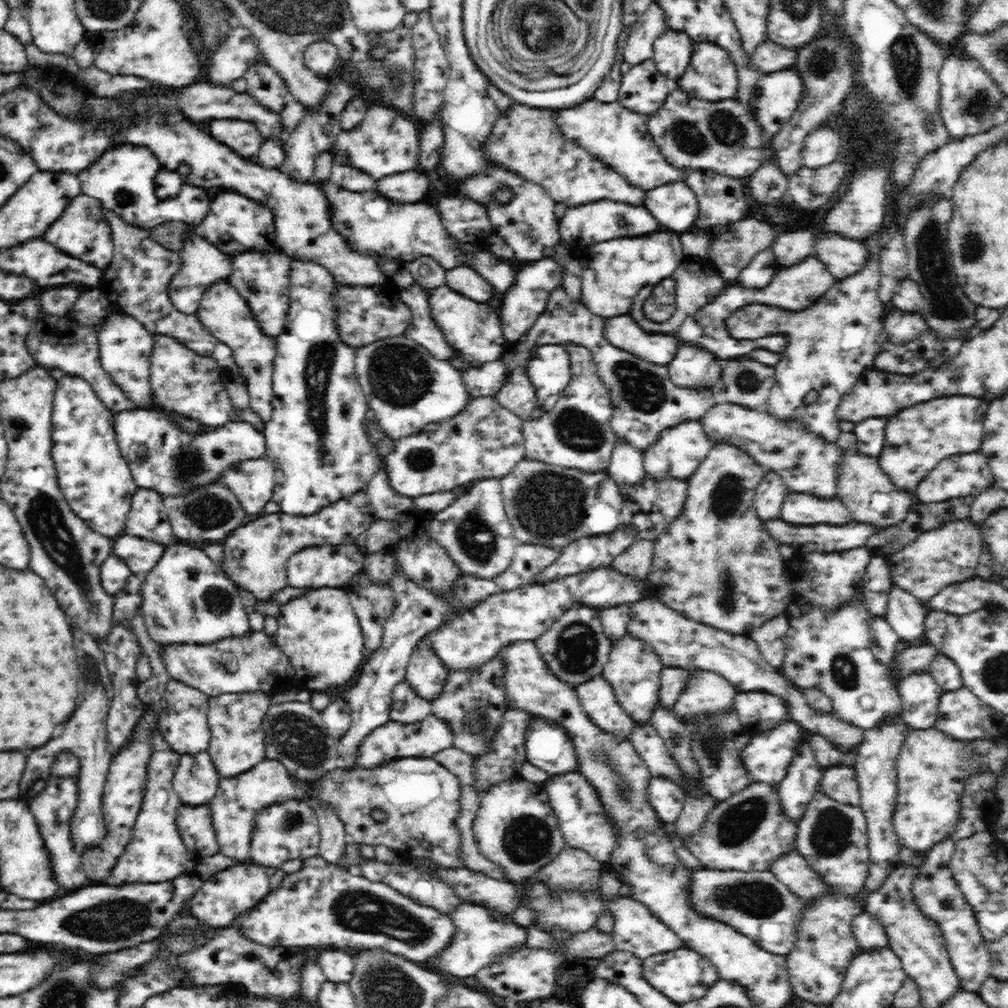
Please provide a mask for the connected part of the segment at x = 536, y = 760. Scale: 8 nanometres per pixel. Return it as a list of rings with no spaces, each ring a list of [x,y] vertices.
[[[532,715],[525,732],[526,758],[549,775],[577,770],[576,751],[564,727]]]

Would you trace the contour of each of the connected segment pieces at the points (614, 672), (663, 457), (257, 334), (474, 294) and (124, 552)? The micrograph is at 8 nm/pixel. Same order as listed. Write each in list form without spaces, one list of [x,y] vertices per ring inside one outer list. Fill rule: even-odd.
[[[628,631],[616,642],[612,642],[610,656],[604,665],[602,675],[612,685],[617,701],[624,711],[628,712],[634,724],[652,719],[655,705],[658,703],[660,675],[664,667],[654,647],[648,645],[643,639],[630,635]]]
[[[699,420],[681,422],[680,425],[664,431],[656,444],[643,453],[643,466],[653,480],[684,481],[696,473],[713,446],[712,440],[708,439],[707,432],[703,430],[703,423]]]
[[[227,279],[215,282],[208,288],[201,298],[196,315],[202,319],[206,329],[215,335],[219,342],[230,347],[233,359],[242,371],[243,378],[241,380],[246,385],[252,410],[260,416],[262,422],[268,422],[274,395],[272,374],[277,352],[274,338],[269,338],[260,332],[256,320],[253,320],[252,313],[249,312],[249,305],[245,304],[244,298],[240,296],[234,286],[229,284]]]
[[[466,264],[447,270],[446,283],[452,290],[475,299],[476,302],[490,303],[495,291],[486,278]]]
[[[126,532],[116,536],[112,541],[112,554],[120,557],[134,575],[141,577],[157,566],[166,547]]]

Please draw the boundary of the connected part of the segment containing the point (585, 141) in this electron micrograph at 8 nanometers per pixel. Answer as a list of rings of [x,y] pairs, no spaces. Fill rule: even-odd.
[[[588,100],[576,108],[560,110],[558,125],[568,139],[574,139],[584,150],[599,157],[608,166],[614,166],[620,175],[635,186],[644,186],[646,192],[657,186],[682,181],[688,174],[688,167],[680,167],[666,159],[659,145],[652,138],[647,125],[647,115],[628,110],[617,101],[612,103]]]

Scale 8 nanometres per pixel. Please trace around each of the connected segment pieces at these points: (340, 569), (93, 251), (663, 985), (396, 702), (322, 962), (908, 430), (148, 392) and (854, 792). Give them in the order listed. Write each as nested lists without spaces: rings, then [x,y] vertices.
[[[322,543],[306,546],[292,554],[286,565],[287,581],[294,588],[343,588],[357,574],[363,571],[365,554],[355,543]]]
[[[80,193],[64,210],[62,216],[48,228],[44,234],[44,240],[54,244],[66,254],[72,254],[84,262],[91,263],[96,267],[105,269],[109,266],[114,254],[112,230],[109,229],[108,221],[101,214],[102,203],[91,196]]]
[[[687,947],[645,958],[643,968],[644,979],[679,1005],[698,1001],[699,998],[706,996],[708,990],[712,989],[712,986],[715,986],[719,980],[719,972],[712,962],[704,955],[700,955],[698,951]]]
[[[402,681],[394,687],[389,714],[392,721],[412,724],[424,720],[433,713],[431,701],[420,697],[408,681]]]
[[[326,950],[314,959],[320,965],[327,981],[334,983],[348,983],[355,977],[355,963],[351,950]]]
[[[950,395],[934,398],[928,402],[918,402],[896,414],[889,415],[885,423],[884,449],[877,456],[881,470],[899,489],[914,490],[942,459],[949,458],[950,455],[965,454],[981,449],[985,432],[983,422],[988,409],[989,403],[985,399]]]
[[[112,314],[99,330],[98,337],[101,365],[108,376],[126,391],[136,408],[149,408],[147,402],[154,397],[150,382],[150,355],[155,343],[153,334],[134,317]]]
[[[836,764],[825,768],[819,788],[820,791],[824,791],[825,796],[842,805],[859,806],[860,804],[857,772],[853,767]]]

